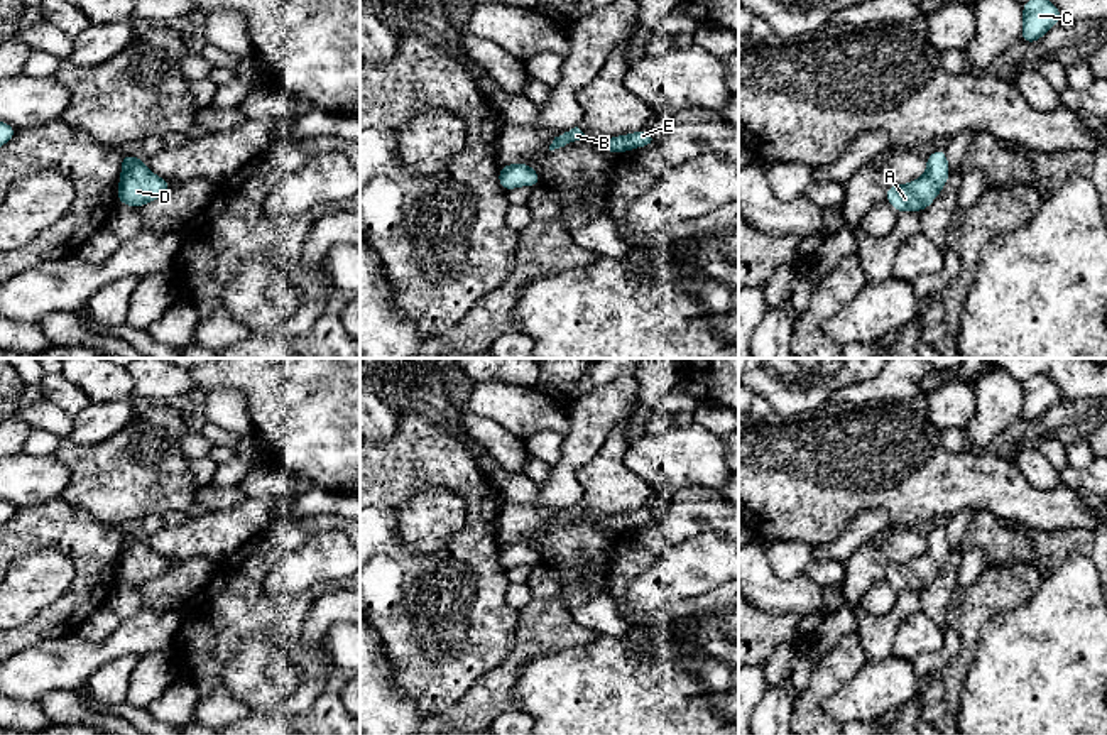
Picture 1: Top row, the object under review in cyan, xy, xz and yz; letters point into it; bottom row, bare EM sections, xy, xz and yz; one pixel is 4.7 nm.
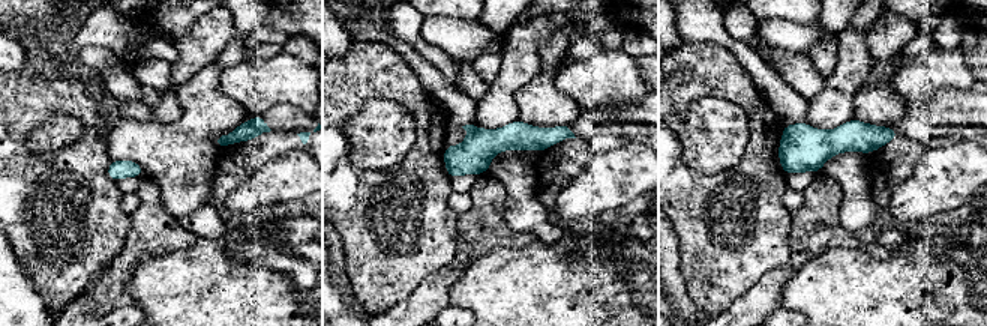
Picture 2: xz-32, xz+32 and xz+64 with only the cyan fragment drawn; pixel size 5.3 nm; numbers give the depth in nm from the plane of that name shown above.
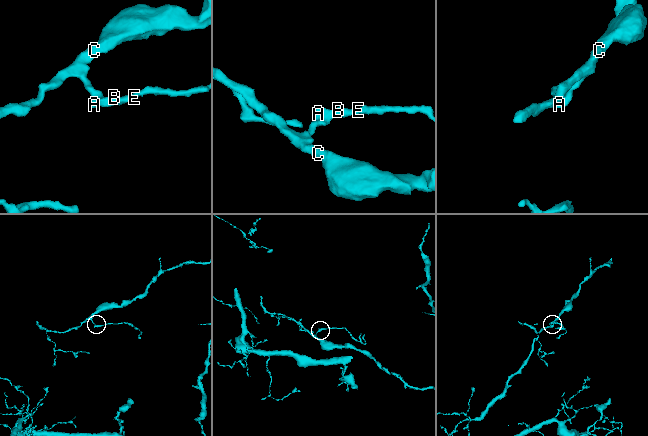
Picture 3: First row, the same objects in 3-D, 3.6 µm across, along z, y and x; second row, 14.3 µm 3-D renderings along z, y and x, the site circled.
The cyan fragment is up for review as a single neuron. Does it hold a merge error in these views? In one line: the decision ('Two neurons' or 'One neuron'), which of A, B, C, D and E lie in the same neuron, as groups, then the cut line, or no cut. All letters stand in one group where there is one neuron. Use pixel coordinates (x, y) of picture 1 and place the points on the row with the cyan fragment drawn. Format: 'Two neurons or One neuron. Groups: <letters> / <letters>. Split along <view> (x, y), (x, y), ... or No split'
One neuron. Groups: A B C D E. No split

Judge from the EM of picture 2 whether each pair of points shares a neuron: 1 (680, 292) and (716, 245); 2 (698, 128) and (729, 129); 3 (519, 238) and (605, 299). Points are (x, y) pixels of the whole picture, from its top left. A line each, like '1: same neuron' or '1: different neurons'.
1: different neurons
2: same neuron
3: different neurons

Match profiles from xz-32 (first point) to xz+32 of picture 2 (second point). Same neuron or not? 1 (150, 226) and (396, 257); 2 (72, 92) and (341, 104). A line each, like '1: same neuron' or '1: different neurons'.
1: different neurons
2: same neuron

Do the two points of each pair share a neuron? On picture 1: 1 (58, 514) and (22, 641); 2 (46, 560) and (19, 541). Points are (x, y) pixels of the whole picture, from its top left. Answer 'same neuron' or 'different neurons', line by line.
1: same neuron
2: different neurons

